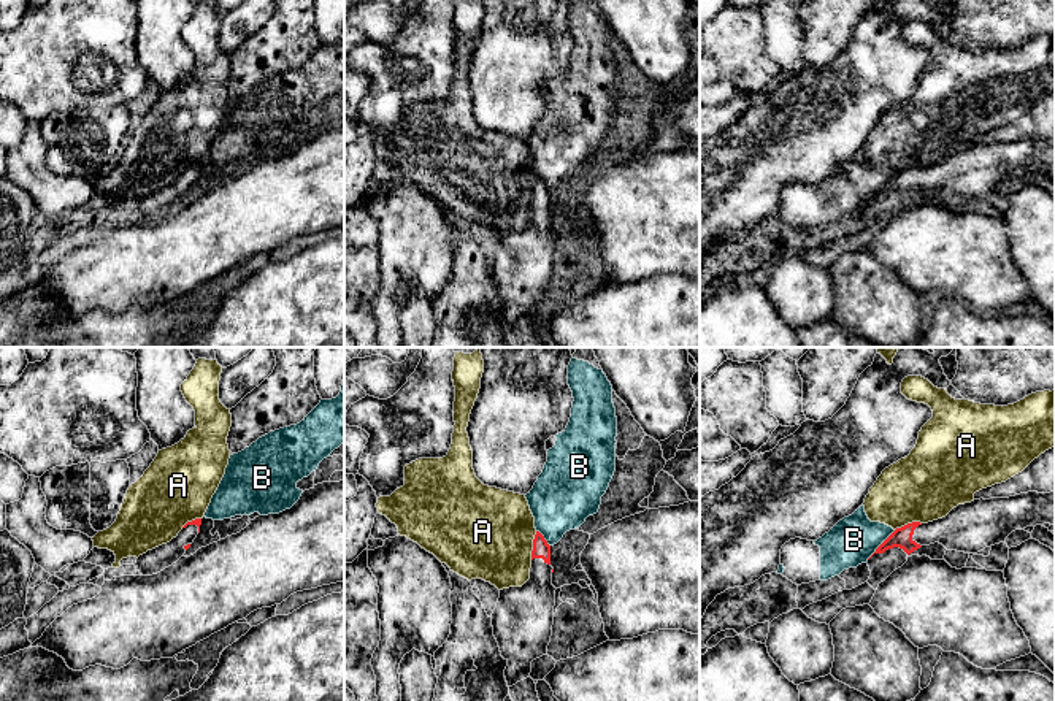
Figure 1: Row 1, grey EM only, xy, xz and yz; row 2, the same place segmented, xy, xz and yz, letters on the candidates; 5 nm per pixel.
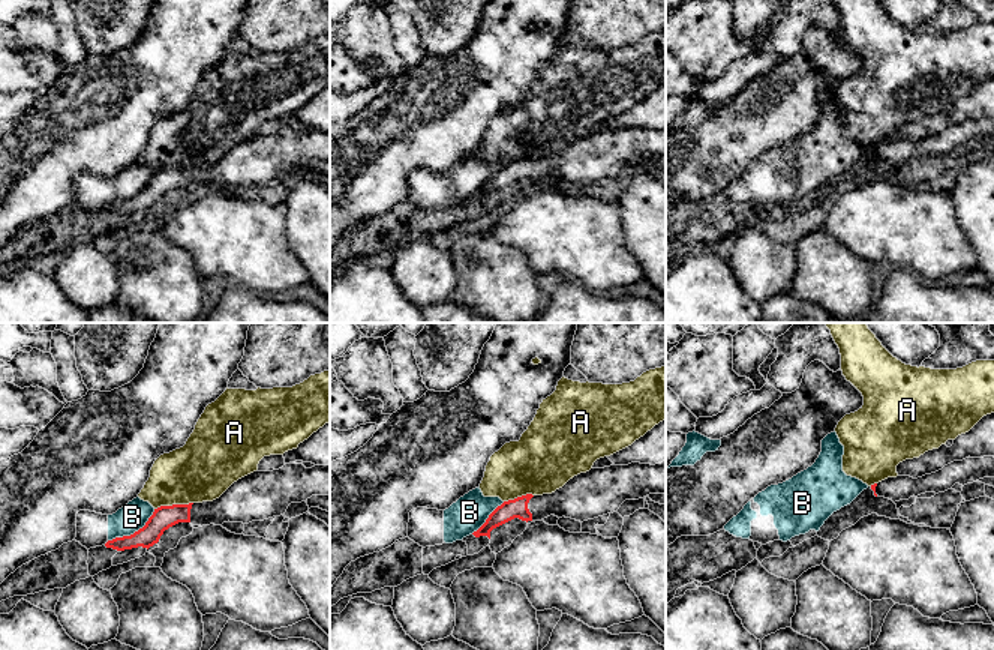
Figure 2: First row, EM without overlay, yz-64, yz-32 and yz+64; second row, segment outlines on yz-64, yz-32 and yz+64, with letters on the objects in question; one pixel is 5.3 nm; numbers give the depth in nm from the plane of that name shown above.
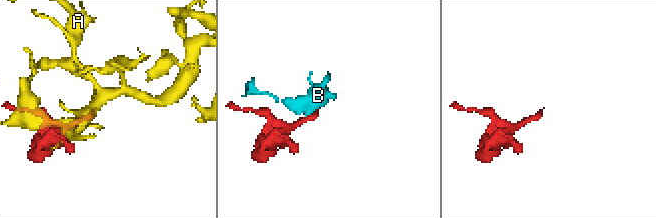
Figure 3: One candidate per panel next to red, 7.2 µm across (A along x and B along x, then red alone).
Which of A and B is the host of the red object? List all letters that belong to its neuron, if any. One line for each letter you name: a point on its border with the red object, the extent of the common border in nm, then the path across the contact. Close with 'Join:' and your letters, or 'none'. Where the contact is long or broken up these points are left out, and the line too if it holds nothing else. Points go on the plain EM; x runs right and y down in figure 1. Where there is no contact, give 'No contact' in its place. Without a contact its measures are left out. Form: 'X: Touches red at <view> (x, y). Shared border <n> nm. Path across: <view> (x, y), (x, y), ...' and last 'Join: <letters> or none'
Join: none

